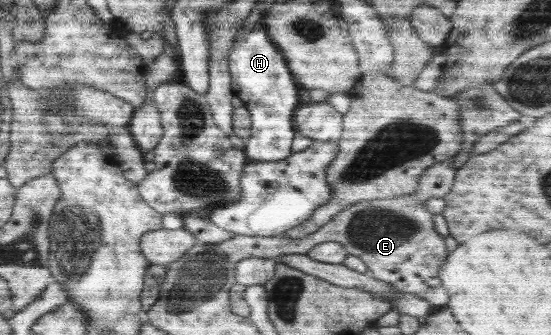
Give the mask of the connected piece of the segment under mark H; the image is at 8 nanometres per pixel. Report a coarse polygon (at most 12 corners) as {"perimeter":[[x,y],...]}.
{"perimeter":[[262,21],[238,26],[232,93],[251,112],[251,161],[291,152],[299,85]]}

